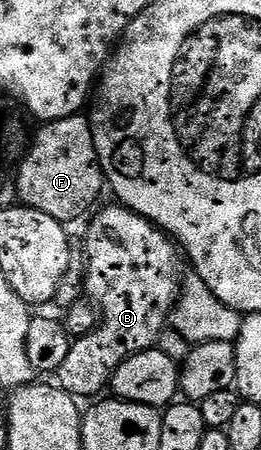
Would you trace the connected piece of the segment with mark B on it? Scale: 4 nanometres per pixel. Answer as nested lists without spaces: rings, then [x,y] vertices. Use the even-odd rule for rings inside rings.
[[[114,207],[103,208],[92,218],[91,225],[87,228],[87,240],[85,239],[85,292],[101,313],[101,319],[89,335],[80,336],[72,343],[69,355],[65,357],[65,362],[61,362],[57,373],[58,387],[64,388],[69,395],[76,398],[98,397],[98,392],[110,385],[121,362],[125,362],[133,354],[158,345],[159,335],[168,327],[169,317],[181,291],[179,260],[175,257],[177,248],[171,237],[162,228],[155,227],[150,220],[132,212],[130,208]]]

